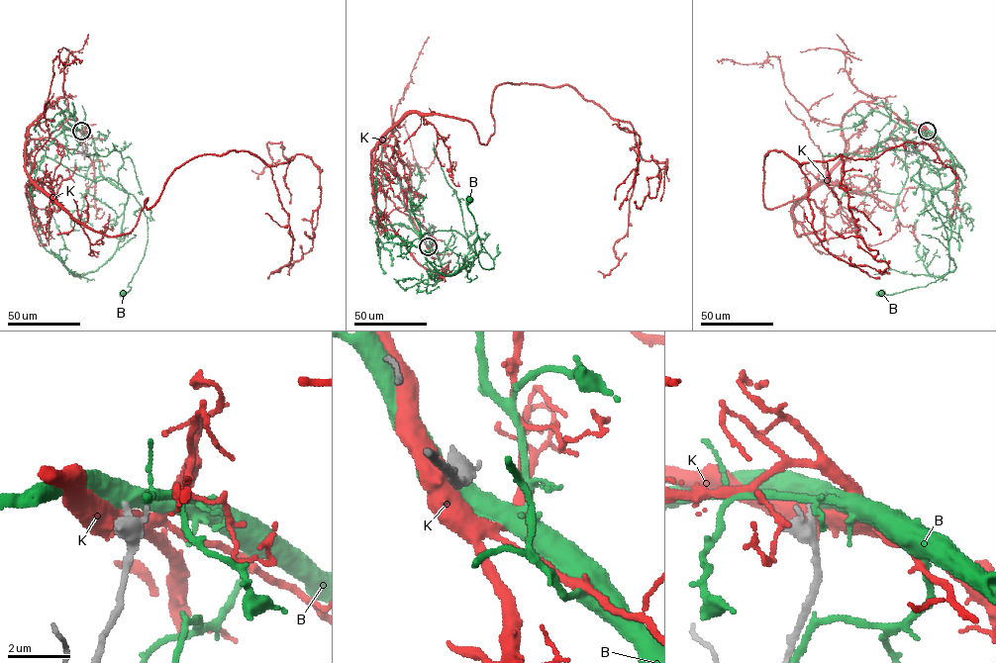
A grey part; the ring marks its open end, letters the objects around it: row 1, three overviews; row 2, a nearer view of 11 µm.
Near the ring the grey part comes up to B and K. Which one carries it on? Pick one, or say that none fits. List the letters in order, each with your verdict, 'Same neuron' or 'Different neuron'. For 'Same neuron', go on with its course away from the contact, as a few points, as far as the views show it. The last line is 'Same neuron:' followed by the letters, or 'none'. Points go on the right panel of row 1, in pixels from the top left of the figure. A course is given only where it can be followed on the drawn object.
B: Different neuron
K: Different neuron
Same neuron: none

